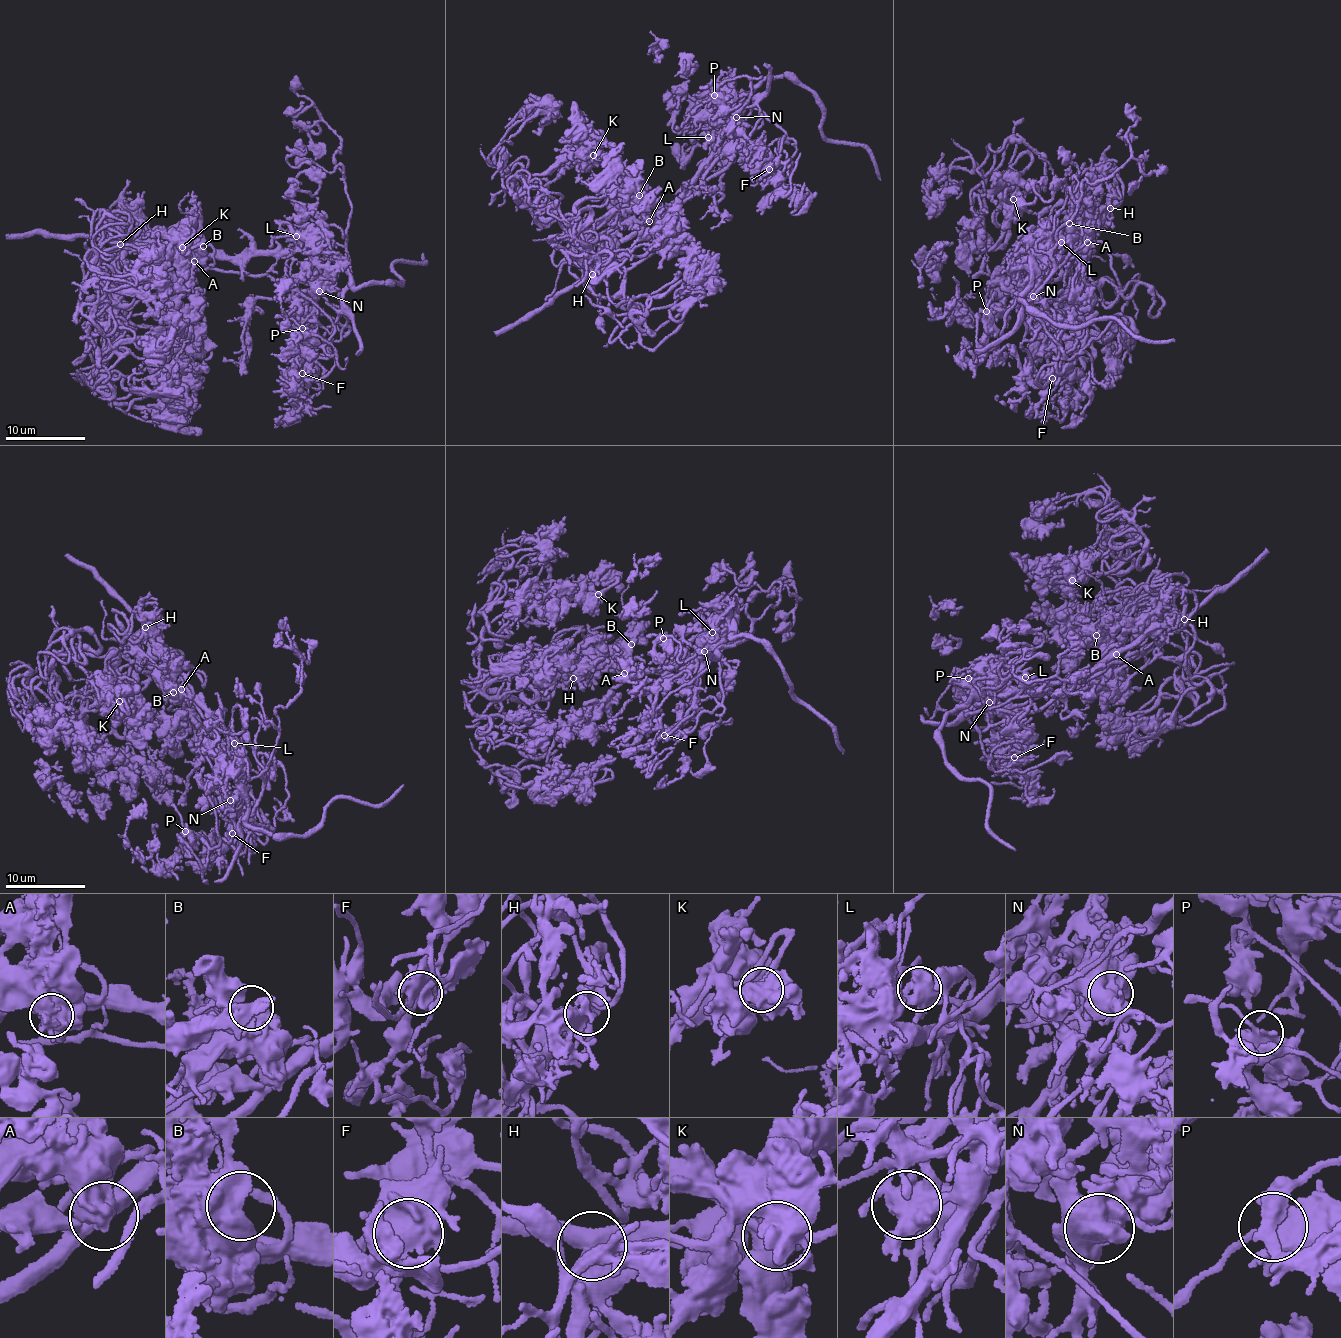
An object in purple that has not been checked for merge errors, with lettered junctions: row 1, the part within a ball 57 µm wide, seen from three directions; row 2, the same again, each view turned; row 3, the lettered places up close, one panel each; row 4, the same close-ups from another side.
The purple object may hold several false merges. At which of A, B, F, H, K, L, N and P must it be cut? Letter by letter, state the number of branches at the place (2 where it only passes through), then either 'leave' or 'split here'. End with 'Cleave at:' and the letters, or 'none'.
A: 2 branches meet; split here
B: 2 branches meet; leave
F: 4 branches meet; split here
H: 4 branches meet; split here
K: 2 branches meet; leave
L: 7 branches meet; split here
N: 2 branches meet; split here
P: 4 branches meet; leave
Cleave at: A, F, H, L, N

